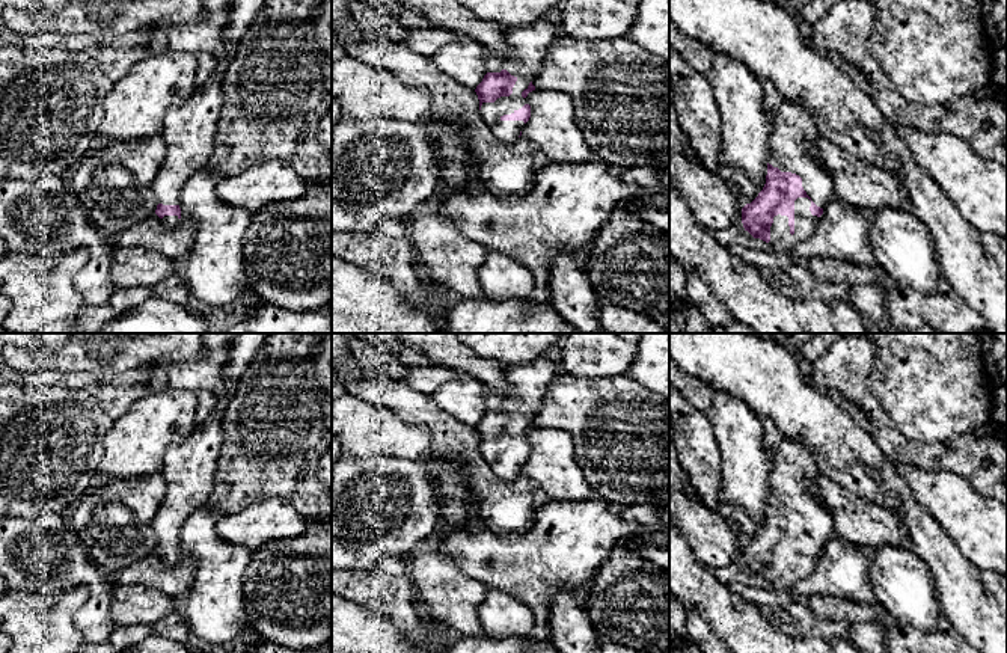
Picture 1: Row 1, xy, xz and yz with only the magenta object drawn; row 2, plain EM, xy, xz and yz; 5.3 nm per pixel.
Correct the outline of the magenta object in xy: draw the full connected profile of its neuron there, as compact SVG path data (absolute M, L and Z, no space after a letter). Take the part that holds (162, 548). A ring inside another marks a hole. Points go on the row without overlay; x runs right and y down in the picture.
M240 333L235 338L229 350L229 363L225 366L226 394L219 397L216 410L205 422L196 425L182 442L170 445L164 454L161 475L167 490L152 528L158 538L155 552L167 564L176 564L181 556L179 531L184 522L208 502L223 445L222 416L240 377L270 335Z

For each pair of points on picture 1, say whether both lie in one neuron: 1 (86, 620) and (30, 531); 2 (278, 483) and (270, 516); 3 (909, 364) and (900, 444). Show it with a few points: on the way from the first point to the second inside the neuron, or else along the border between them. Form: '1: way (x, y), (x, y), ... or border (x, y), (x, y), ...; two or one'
1: way (94, 593), (83, 578), (65, 578), (45, 558); one
2: border (241, 508), (270, 498), (284, 498), (303, 519); two
3: border (893, 423), (909, 438), (924, 442), (936, 441); two

